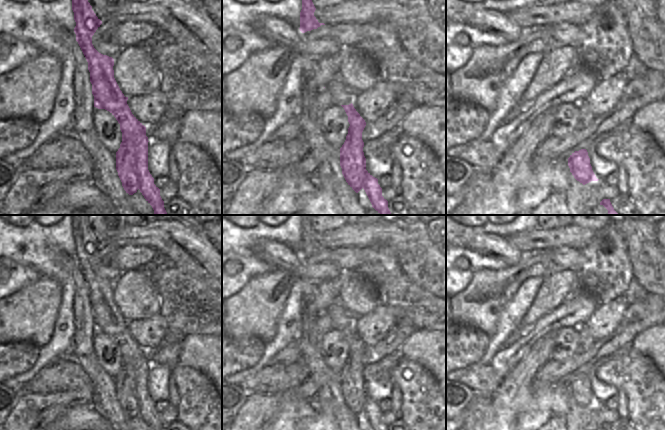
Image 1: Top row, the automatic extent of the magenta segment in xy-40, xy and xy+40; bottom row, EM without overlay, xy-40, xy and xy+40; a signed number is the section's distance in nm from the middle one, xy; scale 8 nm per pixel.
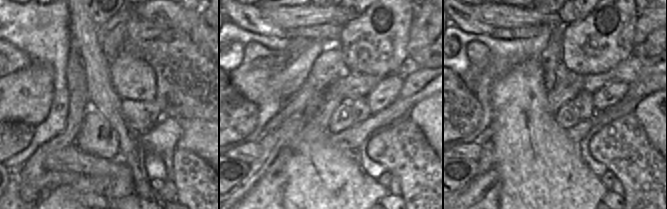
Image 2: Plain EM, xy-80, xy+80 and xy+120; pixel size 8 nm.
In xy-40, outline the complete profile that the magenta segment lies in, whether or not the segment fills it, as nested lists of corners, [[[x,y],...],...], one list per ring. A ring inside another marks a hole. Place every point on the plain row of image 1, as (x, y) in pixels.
[[[72,215],[72,234],[76,250],[74,256],[87,286],[94,320],[94,331],[109,335],[120,348],[122,366],[116,376],[116,394],[126,417],[133,419],[139,413],[151,430],[164,430],[160,413],[154,408],[154,402],[148,394],[148,361],[146,351],[132,338],[127,324],[114,302],[114,283],[99,277],[92,268],[92,260],[102,248],[102,245],[92,234],[88,226],[88,215]]]

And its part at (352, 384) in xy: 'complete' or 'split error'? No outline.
complete

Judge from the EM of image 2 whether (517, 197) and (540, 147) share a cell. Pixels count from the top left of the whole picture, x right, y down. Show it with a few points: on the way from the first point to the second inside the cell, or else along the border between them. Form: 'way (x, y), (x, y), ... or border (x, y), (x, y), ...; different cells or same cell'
way (529, 185), (539, 175), (539, 159); same cell

